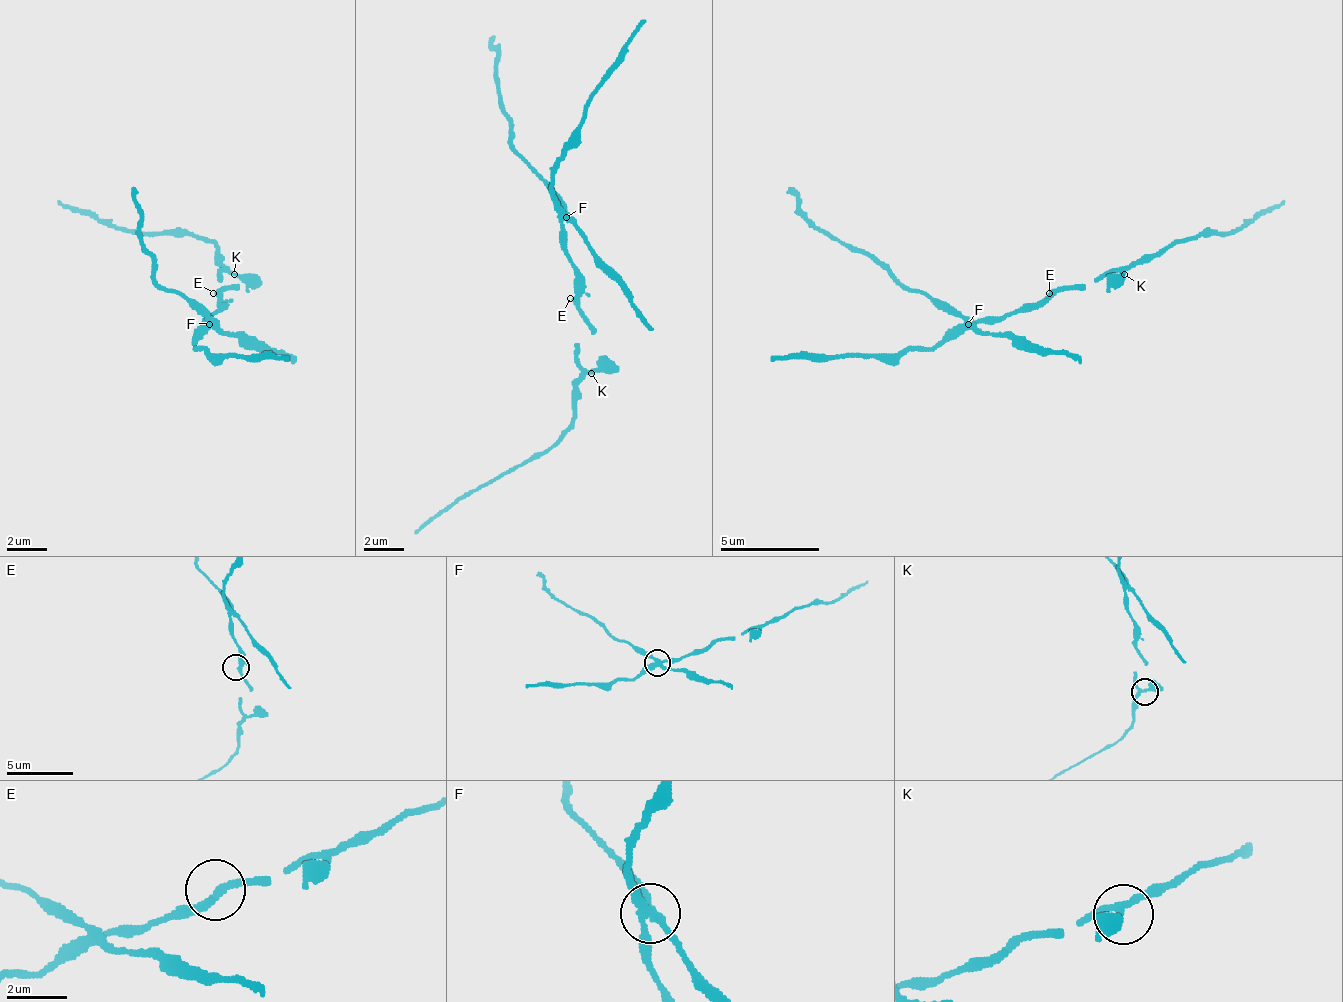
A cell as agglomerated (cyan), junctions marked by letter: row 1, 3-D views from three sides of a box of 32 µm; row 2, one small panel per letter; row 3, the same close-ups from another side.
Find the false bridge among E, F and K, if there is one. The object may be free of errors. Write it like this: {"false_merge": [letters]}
{"false_merge": ["F"]}

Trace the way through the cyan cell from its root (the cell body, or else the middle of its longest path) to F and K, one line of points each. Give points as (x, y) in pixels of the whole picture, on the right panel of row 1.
F: (1054, 298), (1024, 303), (999, 318), (974, 318), (969, 322)
K: (1054, 298), (1069, 288), (1098, 283), (1108, 273), (1123, 273)

